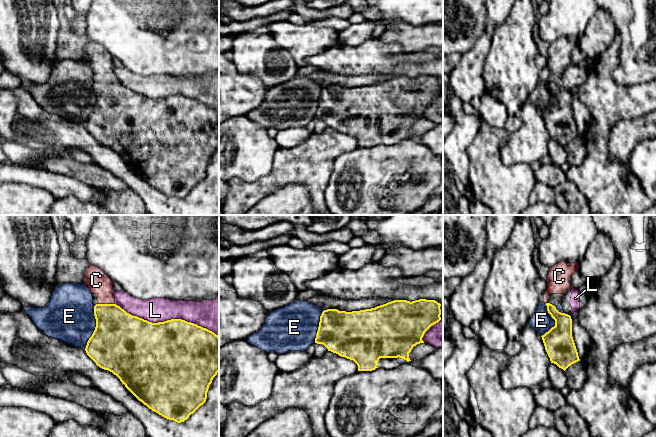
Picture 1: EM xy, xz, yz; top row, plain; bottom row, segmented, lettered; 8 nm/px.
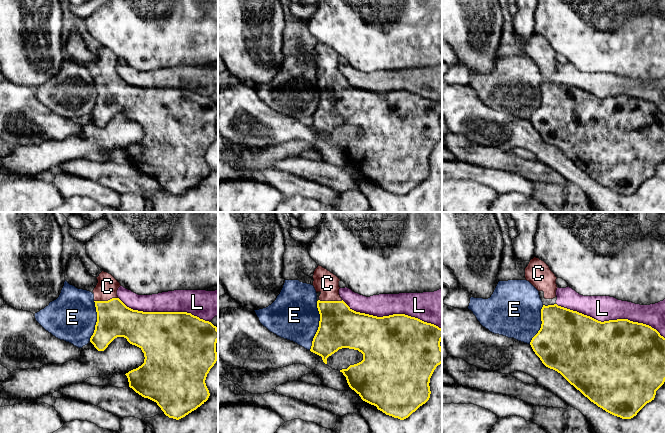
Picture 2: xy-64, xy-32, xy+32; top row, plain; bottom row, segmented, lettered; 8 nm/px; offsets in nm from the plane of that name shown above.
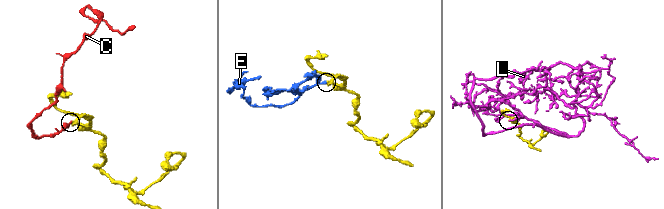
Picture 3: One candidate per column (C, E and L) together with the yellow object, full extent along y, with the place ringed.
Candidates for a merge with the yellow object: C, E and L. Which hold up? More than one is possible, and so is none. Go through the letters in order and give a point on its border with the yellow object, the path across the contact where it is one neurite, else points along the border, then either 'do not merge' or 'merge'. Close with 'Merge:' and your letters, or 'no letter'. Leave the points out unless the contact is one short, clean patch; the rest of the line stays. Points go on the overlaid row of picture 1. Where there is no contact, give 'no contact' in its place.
C: xy (106, 304) | across xy (117, 333), (106, 312), (106, 304), (105, 290), (96, 280) | merge
E: xy (95, 328) | do not merge
L: xy (167, 320) | do not merge
Merge: C

